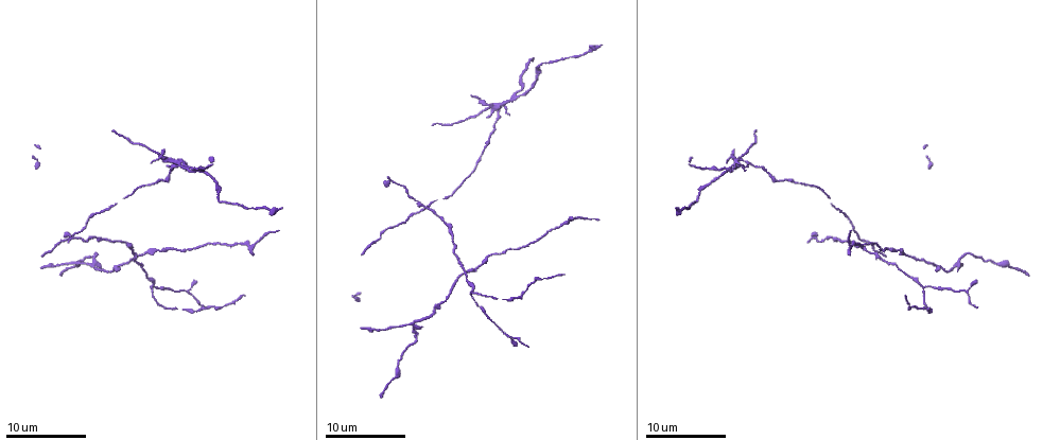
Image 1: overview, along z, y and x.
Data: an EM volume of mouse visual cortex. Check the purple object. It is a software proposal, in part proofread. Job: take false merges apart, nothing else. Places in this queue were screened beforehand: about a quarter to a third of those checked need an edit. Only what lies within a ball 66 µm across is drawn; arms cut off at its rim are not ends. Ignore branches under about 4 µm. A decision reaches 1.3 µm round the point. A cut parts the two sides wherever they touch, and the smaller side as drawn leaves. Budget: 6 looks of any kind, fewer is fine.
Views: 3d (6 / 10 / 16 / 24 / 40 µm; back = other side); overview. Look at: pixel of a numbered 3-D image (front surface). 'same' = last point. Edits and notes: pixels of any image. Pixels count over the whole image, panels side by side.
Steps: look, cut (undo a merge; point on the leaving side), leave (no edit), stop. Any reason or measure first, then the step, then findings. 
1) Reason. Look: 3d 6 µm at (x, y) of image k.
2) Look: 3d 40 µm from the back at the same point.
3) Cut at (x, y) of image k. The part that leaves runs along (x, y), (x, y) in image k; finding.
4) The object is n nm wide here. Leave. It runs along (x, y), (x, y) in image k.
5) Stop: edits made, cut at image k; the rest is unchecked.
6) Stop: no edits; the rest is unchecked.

Thin neck. Look: 3d 10 µm at (783, 179) of image 1.

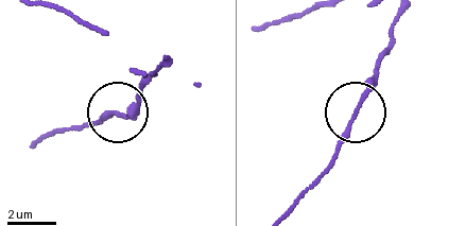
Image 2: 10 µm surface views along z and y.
Leave. One cell here.

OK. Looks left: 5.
Three arms meet. Look: 3d 6 µm at (153, 286) of image 1.

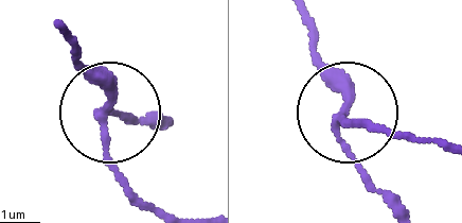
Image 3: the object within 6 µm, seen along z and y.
The object is 150 nm wide here. Leave. Continuous, no second cell.

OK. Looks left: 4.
Look: 3d 16 µm at (142, 263) of image 1.

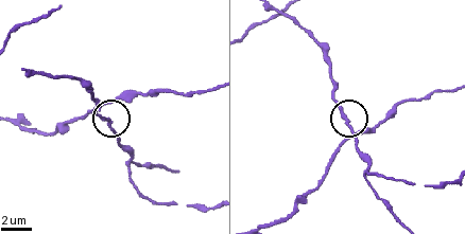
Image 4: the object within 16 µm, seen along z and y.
Look: 3d 6 µm at (343, 119) of image 4.

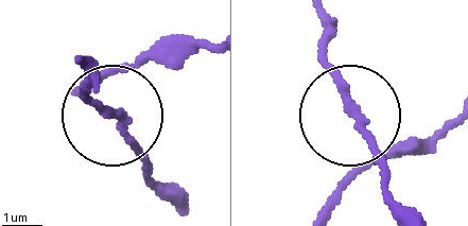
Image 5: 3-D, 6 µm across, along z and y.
The object is 160 nm wide here. Leave. One cell here.

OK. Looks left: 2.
Stop: no edits; the rest is unchecked.

